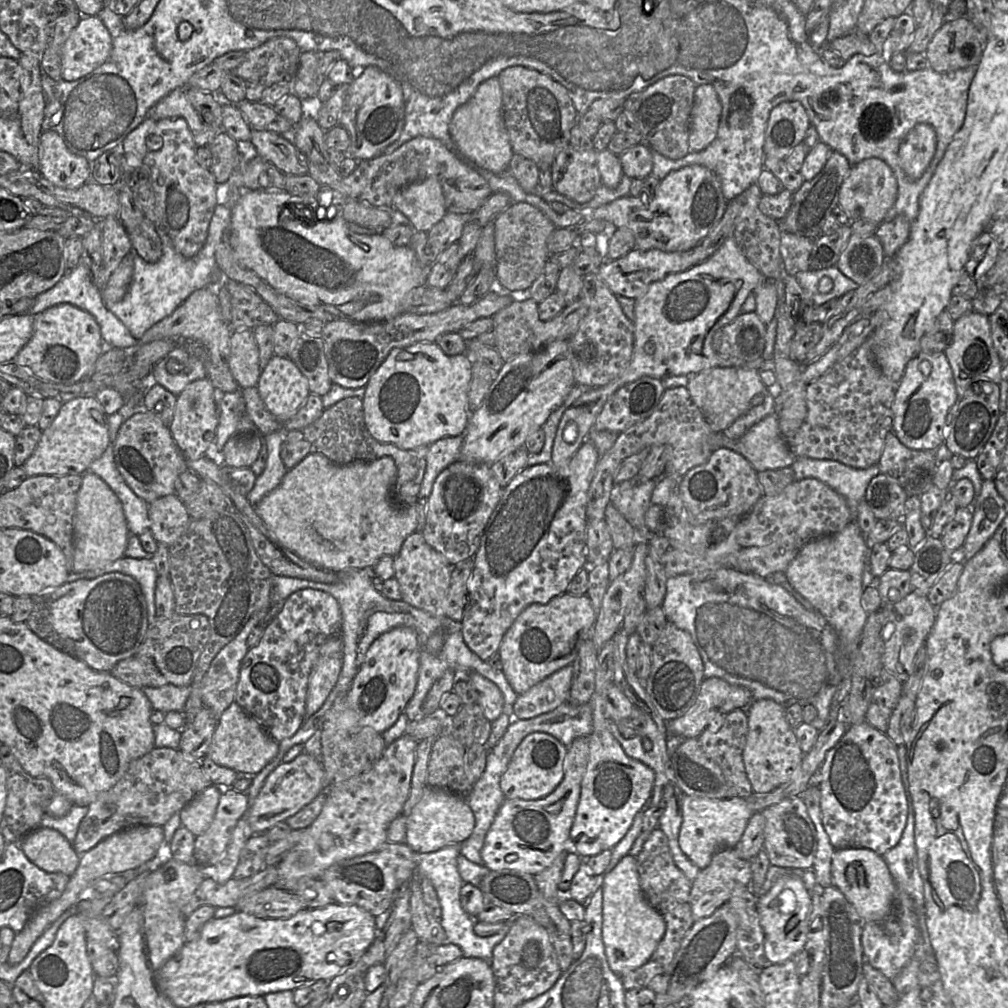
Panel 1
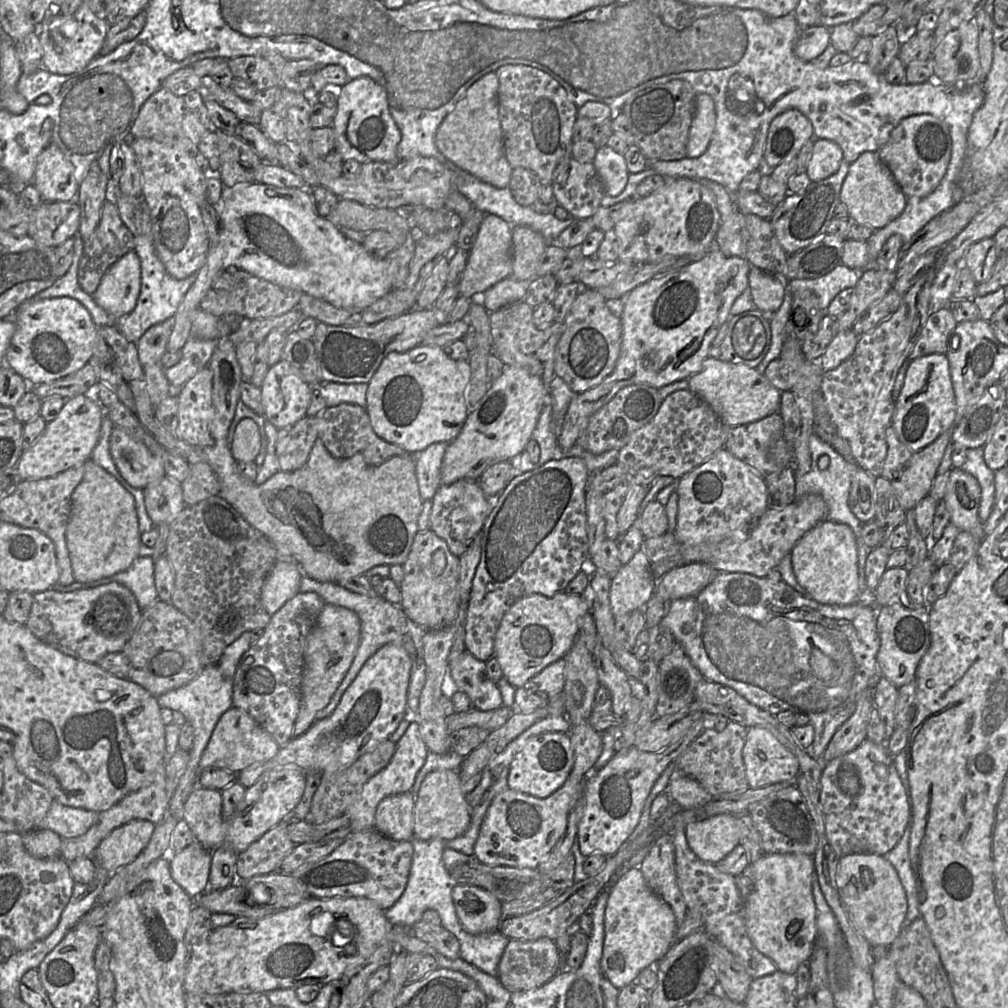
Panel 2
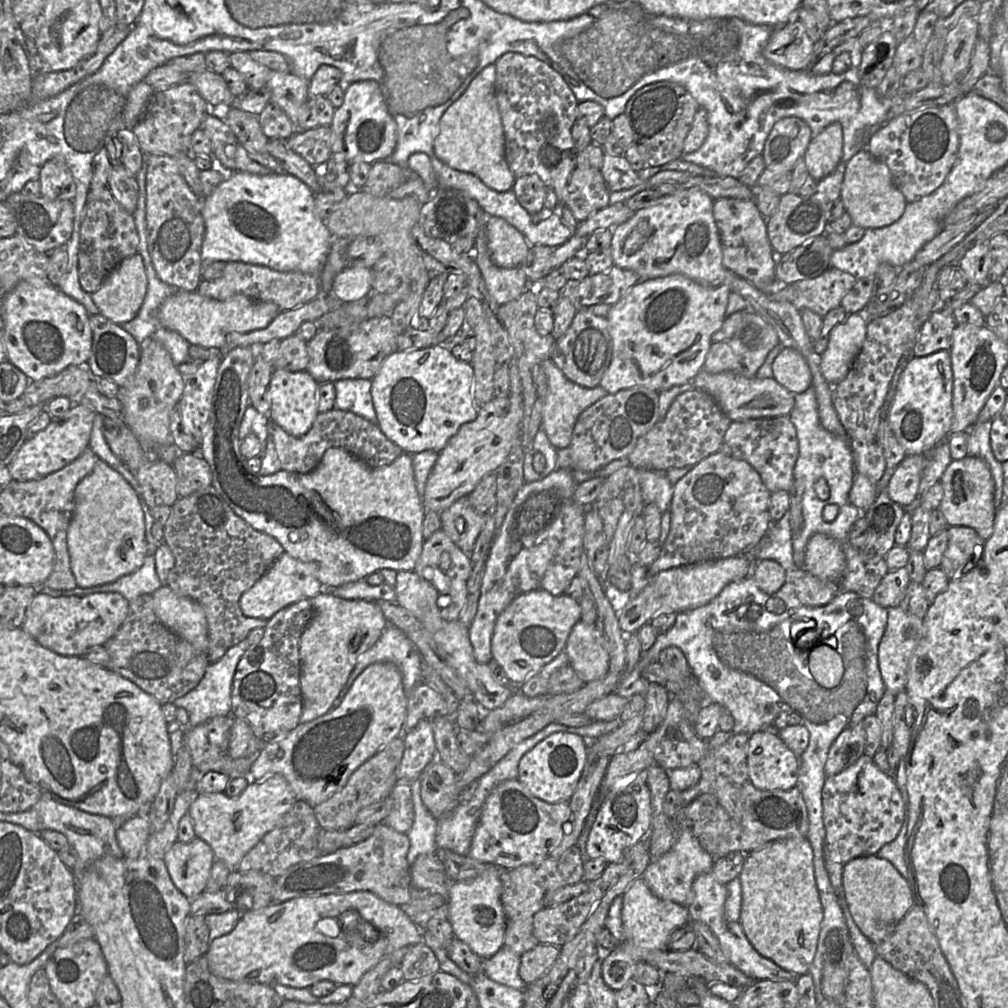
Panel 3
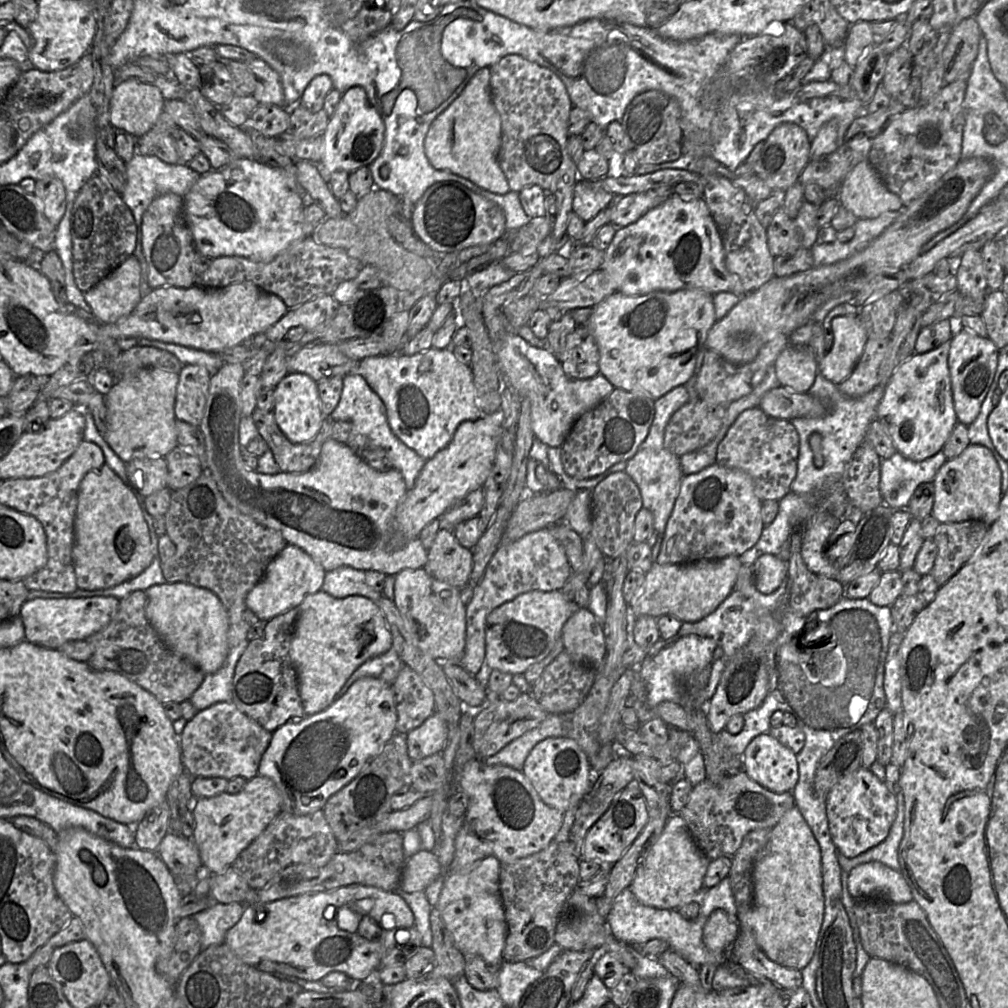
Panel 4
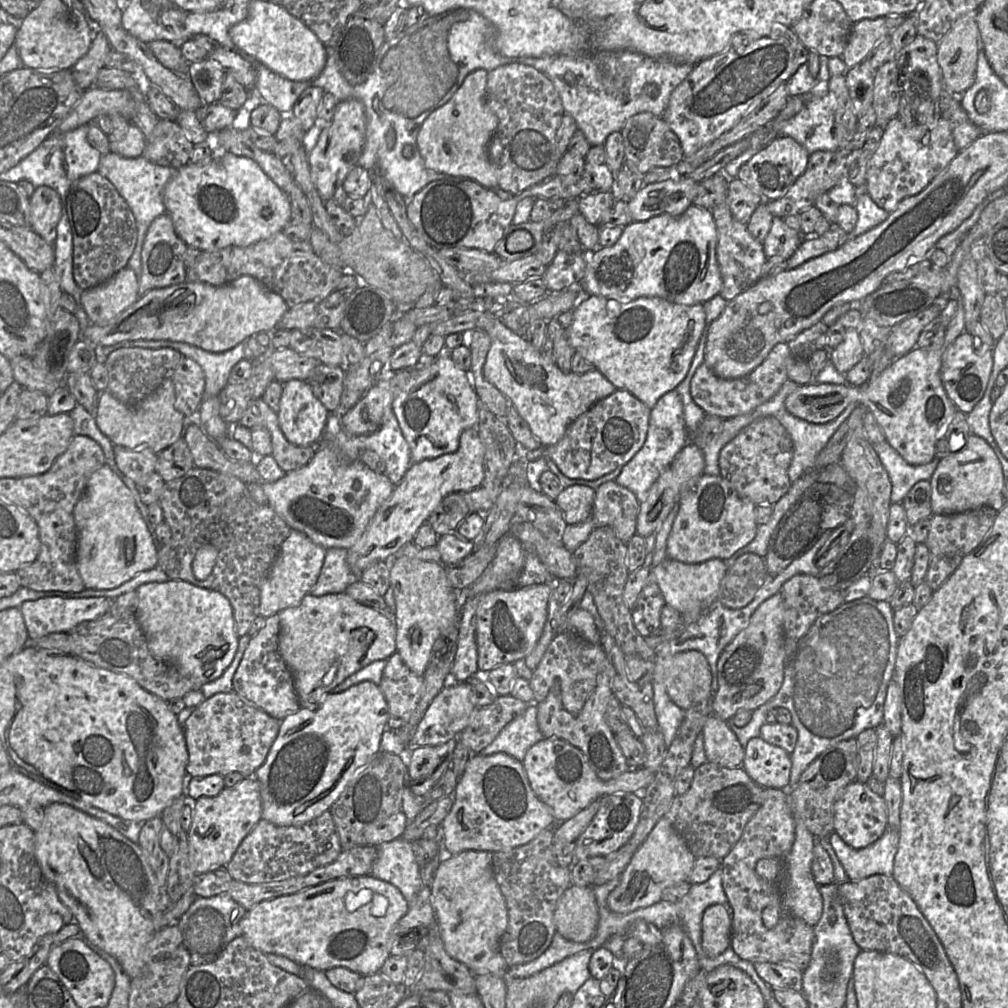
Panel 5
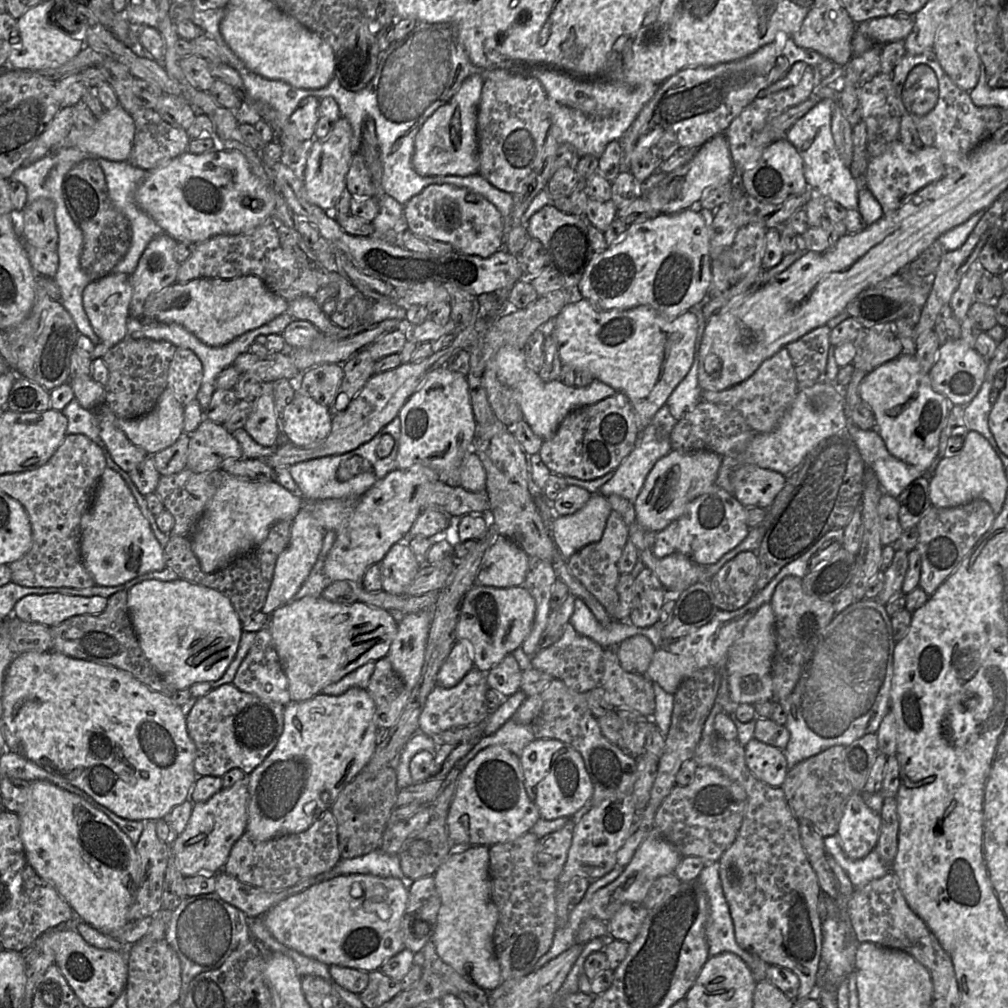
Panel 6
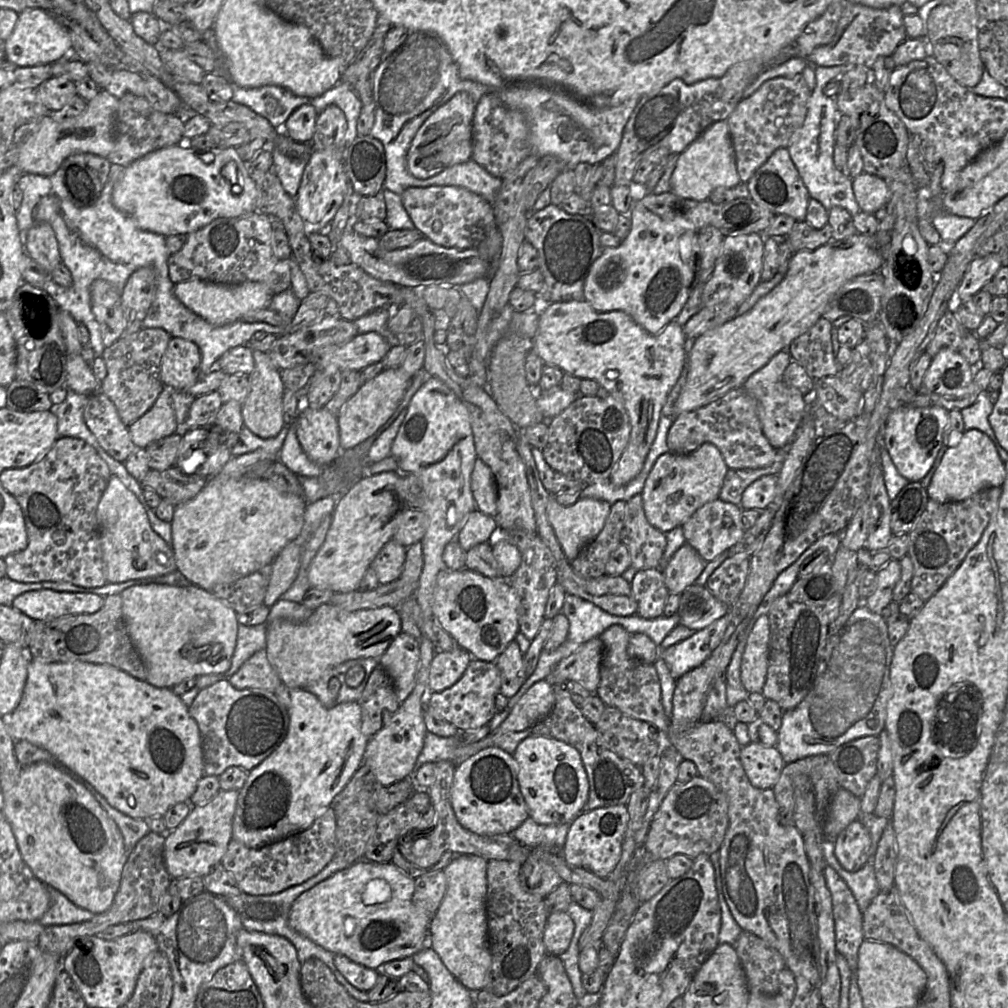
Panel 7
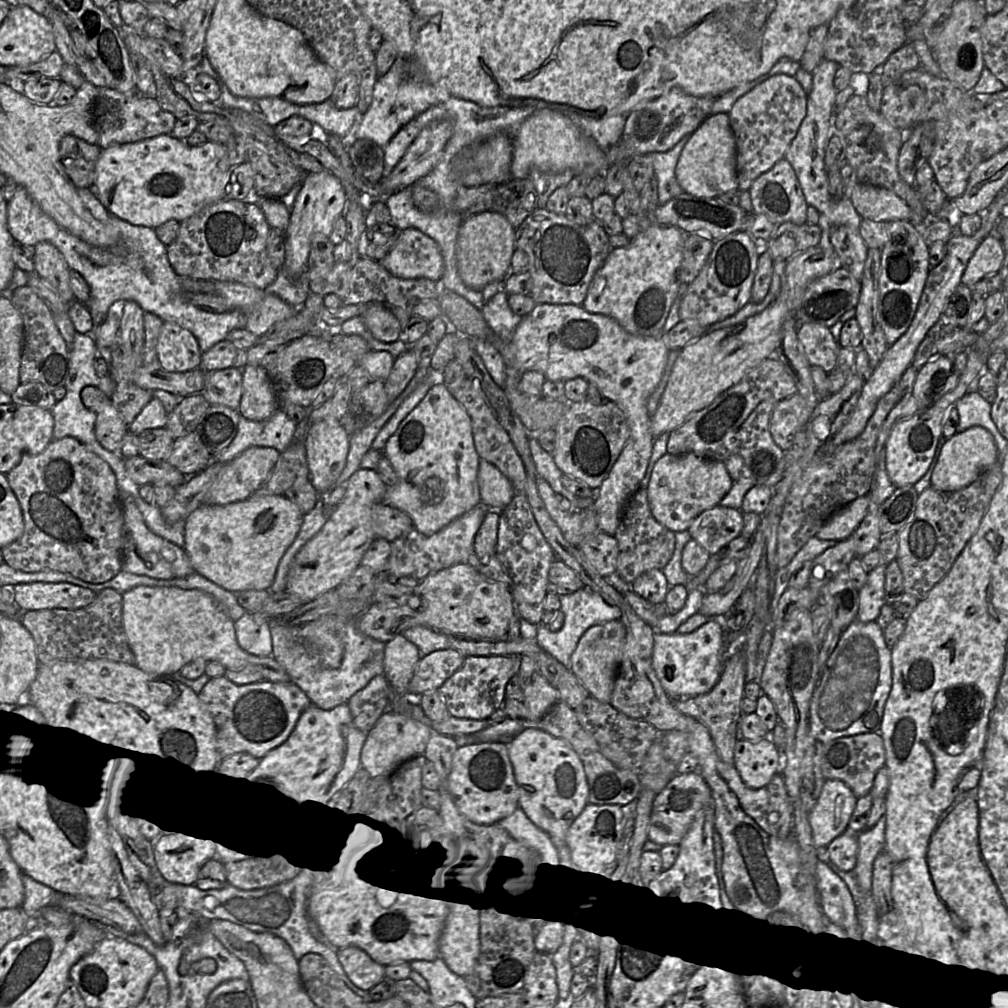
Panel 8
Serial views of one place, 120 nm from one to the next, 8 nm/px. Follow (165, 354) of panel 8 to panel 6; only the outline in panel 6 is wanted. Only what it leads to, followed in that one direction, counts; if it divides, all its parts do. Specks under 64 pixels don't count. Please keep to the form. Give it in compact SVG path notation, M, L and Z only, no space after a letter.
M177 347L168 368L167 387L173 390L176 399L183 406L196 399L202 377L203 366L197 355L190 349Z

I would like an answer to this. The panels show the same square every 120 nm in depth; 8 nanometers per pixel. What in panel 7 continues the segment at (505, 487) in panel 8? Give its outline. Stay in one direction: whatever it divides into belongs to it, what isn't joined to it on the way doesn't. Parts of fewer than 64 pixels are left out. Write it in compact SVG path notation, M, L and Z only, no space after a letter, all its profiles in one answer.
M479 458L475 460L471 473L471 491L476 510L495 517L497 508L497 486L491 469Z

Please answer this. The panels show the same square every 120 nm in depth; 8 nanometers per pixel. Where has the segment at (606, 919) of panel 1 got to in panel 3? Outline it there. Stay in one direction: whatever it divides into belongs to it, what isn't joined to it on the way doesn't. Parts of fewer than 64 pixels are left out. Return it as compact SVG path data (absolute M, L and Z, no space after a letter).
M642 877L636 879L623 894L623 938L601 962L601 976L613 991L623 988L633 978L638 962L648 950L668 950L667 942L673 931L689 923L686 906L655 896Z

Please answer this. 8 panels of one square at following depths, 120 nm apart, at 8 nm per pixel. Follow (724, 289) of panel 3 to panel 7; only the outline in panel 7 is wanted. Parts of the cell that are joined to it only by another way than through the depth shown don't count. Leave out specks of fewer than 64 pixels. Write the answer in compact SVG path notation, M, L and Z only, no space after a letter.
M584 299L552 303L540 308L538 329L531 349L544 364L556 366L563 373L596 381L611 396L623 403L631 424L628 445L614 468L610 481L622 486L634 479L642 470L647 454L655 439L662 408L671 389L678 381L686 362L683 326L676 320L669 322L659 333L651 334L622 311L597 312Z

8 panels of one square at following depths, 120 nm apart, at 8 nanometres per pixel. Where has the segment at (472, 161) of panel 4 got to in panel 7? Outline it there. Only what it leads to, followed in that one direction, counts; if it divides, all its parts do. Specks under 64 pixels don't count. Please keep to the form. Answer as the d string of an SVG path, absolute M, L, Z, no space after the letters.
M458 92L430 114L418 129L407 153L407 168L414 177L426 179L472 159L475 107L475 102L467 92Z

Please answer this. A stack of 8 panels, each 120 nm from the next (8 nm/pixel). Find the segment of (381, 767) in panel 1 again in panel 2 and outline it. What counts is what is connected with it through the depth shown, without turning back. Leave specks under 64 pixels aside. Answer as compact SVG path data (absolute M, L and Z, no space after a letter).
M411 722L396 743L396 750L389 764L363 785L354 801L346 808L344 815L350 818L351 834L375 829L375 813L382 799L390 795L411 792L417 773L426 761L427 753L428 748L421 737L418 722Z

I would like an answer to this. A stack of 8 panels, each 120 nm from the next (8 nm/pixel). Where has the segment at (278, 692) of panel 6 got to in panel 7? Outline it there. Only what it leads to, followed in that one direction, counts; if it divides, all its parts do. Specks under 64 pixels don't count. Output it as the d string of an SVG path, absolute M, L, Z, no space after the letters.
M266 648L254 653L228 678L236 689L262 689L274 692L282 683L267 658Z

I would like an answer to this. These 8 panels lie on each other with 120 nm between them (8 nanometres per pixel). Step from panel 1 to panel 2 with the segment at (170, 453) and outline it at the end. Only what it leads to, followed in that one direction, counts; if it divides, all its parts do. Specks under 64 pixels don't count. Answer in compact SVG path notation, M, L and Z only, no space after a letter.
M120 427L111 432L110 453L121 476L134 488L144 489L165 476L161 460Z

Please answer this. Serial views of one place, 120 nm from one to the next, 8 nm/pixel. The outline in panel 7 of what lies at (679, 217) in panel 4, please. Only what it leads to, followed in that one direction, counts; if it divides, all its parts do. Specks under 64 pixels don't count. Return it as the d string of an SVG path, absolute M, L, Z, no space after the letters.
M635 201L630 210L631 230L617 247L604 248L591 266L584 284L584 300L597 312L622 311L651 334L676 319L698 283L698 230L692 225L665 220Z

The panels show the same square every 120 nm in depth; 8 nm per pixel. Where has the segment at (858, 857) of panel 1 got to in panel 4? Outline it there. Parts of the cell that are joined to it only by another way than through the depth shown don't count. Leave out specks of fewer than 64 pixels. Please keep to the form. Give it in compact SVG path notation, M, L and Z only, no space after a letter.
M867 862L854 867L848 874L848 890L855 900L880 897L896 904L913 900L902 873L881 862Z

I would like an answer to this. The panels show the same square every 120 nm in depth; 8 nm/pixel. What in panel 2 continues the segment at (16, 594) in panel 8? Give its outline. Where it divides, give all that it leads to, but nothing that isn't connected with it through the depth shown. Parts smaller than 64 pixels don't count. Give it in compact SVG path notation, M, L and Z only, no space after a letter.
M110 582L93 588L33 594L26 627L43 643L72 656L96 664L104 655L122 652L141 618L135 596L125 586Z

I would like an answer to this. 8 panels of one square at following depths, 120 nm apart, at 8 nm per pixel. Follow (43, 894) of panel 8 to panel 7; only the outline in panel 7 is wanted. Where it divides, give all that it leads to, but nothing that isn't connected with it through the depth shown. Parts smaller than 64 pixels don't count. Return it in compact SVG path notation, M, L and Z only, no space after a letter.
M47 887L50 896L50 905L39 919L44 927L54 925L69 925L92 920L96 915L78 907L58 890Z

